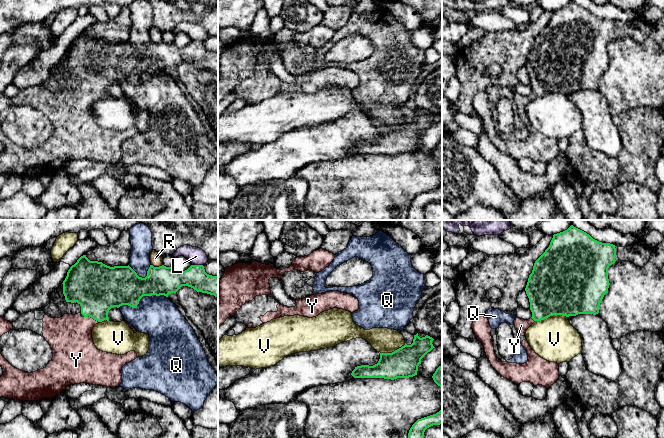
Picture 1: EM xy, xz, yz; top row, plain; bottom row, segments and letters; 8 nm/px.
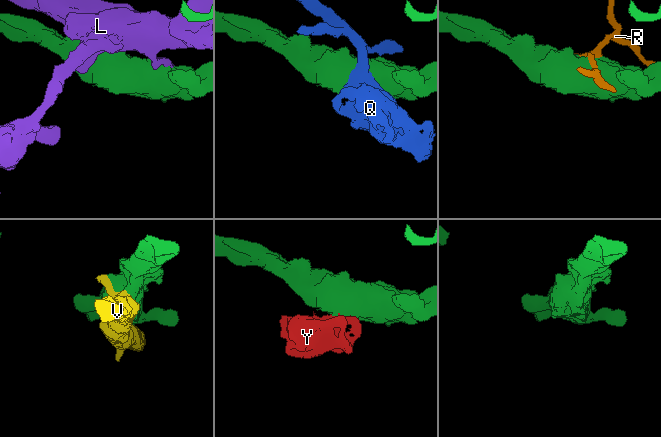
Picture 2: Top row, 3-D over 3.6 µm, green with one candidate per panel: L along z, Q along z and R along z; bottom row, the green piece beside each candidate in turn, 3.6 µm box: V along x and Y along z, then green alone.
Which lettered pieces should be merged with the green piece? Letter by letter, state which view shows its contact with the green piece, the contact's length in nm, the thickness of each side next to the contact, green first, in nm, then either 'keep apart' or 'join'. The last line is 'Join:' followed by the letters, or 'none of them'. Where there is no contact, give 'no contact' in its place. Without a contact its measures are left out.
L: meets green in xy; contact 90 nm long; 190 nm thick on the green side, 140 nm on the other; keep apart
Q: meets green in xy; contact 400 nm long; 320 nm thick on the green side, 320 nm on the other; keep apart
R: meets green in xy; contact 100 nm long; 240 nm thick on the green side, 110 nm on the other; keep apart
V: meets green in yz; contact 260 nm long; 480 nm thick on the green side, 360 nm on the other; keep apart
Y: meets green in xy; contact 140 nm long; 380 nm thick on the green side, 360 nm on the other; join
Join: Y

